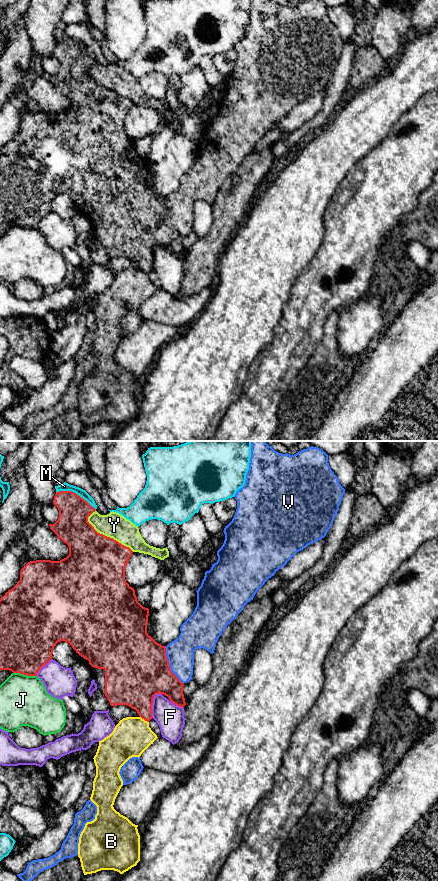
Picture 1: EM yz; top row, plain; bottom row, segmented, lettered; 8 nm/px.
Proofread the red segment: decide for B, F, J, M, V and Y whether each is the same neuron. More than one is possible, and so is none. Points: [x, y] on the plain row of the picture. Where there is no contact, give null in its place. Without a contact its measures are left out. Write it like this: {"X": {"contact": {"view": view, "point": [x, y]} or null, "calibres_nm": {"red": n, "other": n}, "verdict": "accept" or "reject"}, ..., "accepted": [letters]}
{"B": {"contact": {"view": "yz", "point": [144, 271]}, "calibres_nm": {"red": 300, "other": 300}, "verdict": "reject"}, "F": {"contact": {"view": "yz", "point": [152, 255]}, "calibres_nm": {"red": 440, "other": 220}, "verdict": "reject"}, "J": {"contact": {"view": "yz", "point": [25, 226]}, "calibres_nm": {"red": 440, "other": 400}, "verdict": "reject"}, "M": {"contact": {"view": "yz", "point": [75, 45]}, "calibres_nm": {"red": 260, "other": 70}, "verdict": "reject"}, "V": {"contact": {"view": "yz", "point": [168, 217]}, "calibres_nm": {"red": 500, "other": 220}, "verdict": "reject"}, "Y": {"contact": {"view": "yz", "point": [108, 89]}, "calibres_nm": {"red": 460, "other": 200}, "verdict": "reject"}, "accepted": []}

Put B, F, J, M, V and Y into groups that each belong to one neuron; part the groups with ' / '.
B / F / J / M / V / Y

